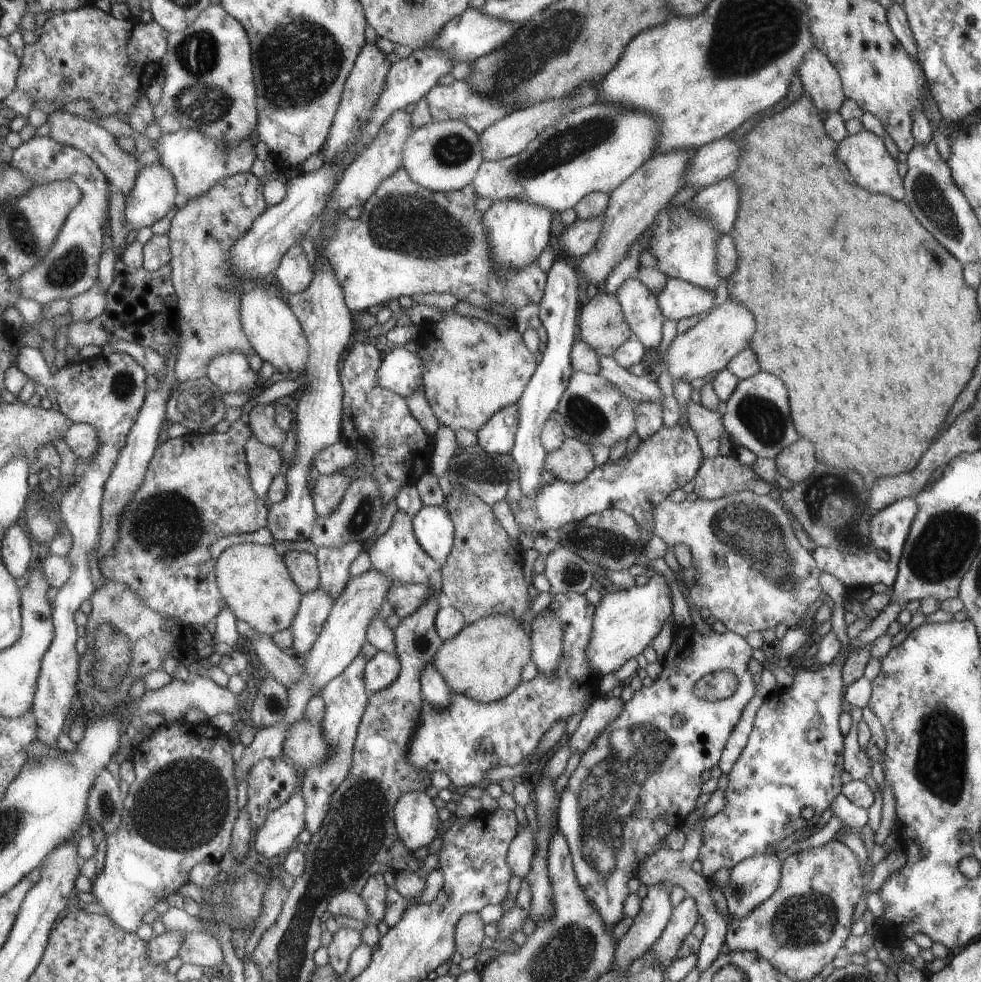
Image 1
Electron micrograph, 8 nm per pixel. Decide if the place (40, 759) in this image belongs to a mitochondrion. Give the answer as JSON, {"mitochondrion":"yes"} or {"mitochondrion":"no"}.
{"mitochondrion":"no"}

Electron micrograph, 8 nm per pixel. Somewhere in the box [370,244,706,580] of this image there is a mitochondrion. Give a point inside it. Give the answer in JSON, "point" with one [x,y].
{"point":[609,543]}

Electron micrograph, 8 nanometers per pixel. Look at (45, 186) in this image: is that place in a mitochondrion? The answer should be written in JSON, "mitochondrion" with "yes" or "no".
{"mitochondrion":"no"}

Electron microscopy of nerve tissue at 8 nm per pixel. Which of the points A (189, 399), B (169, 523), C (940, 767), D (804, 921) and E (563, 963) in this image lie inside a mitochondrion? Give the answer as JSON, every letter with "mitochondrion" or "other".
{"A":"mitochondrion","B":"mitochondrion","C":"mitochondrion","D":"mitochondrion","E":"mitochondrion"}

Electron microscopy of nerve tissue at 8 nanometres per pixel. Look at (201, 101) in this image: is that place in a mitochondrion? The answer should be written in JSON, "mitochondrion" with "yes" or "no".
{"mitochondrion":"yes"}

